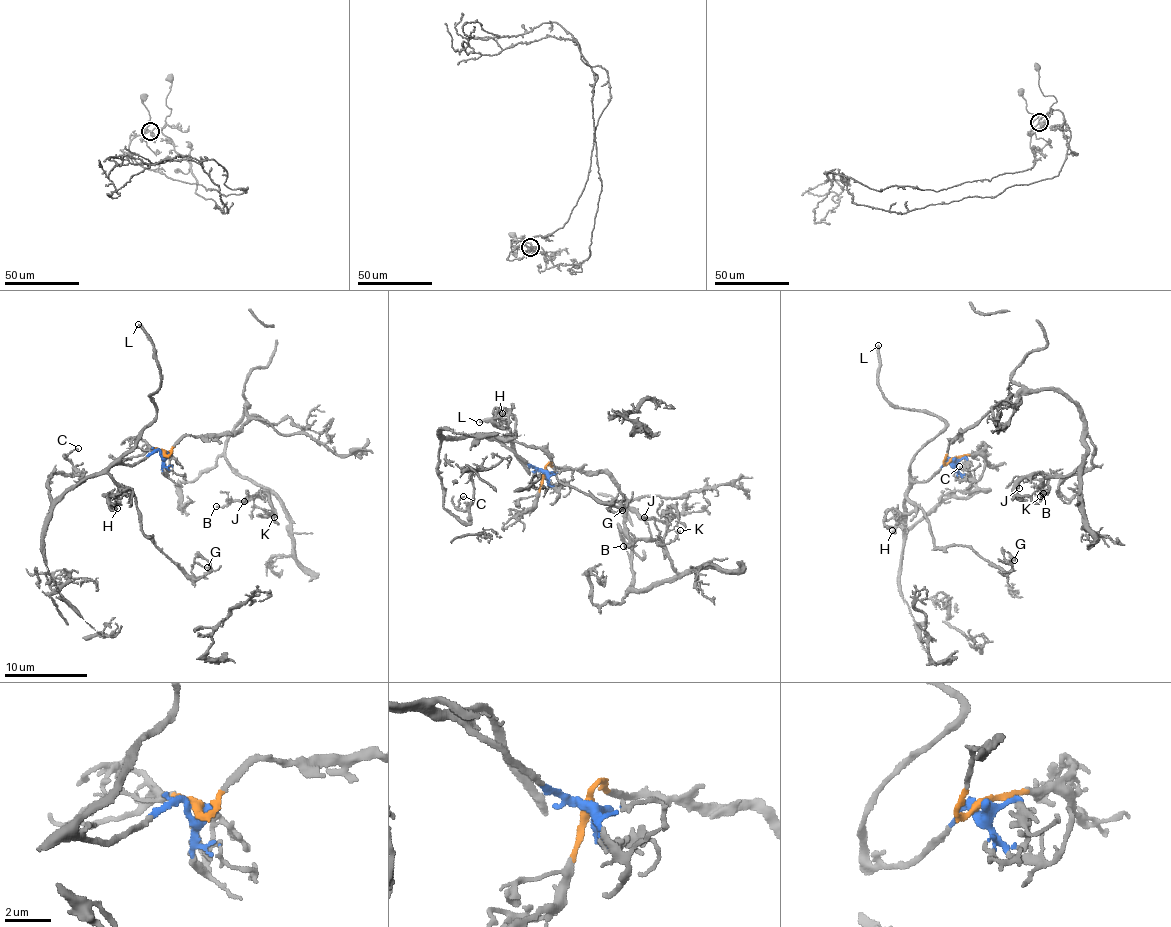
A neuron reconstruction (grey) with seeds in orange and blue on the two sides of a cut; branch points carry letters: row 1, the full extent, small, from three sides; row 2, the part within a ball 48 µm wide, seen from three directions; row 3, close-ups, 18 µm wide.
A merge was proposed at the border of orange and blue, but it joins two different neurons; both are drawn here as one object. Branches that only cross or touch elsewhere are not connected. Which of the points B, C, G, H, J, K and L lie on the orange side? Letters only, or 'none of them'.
B, J, K

